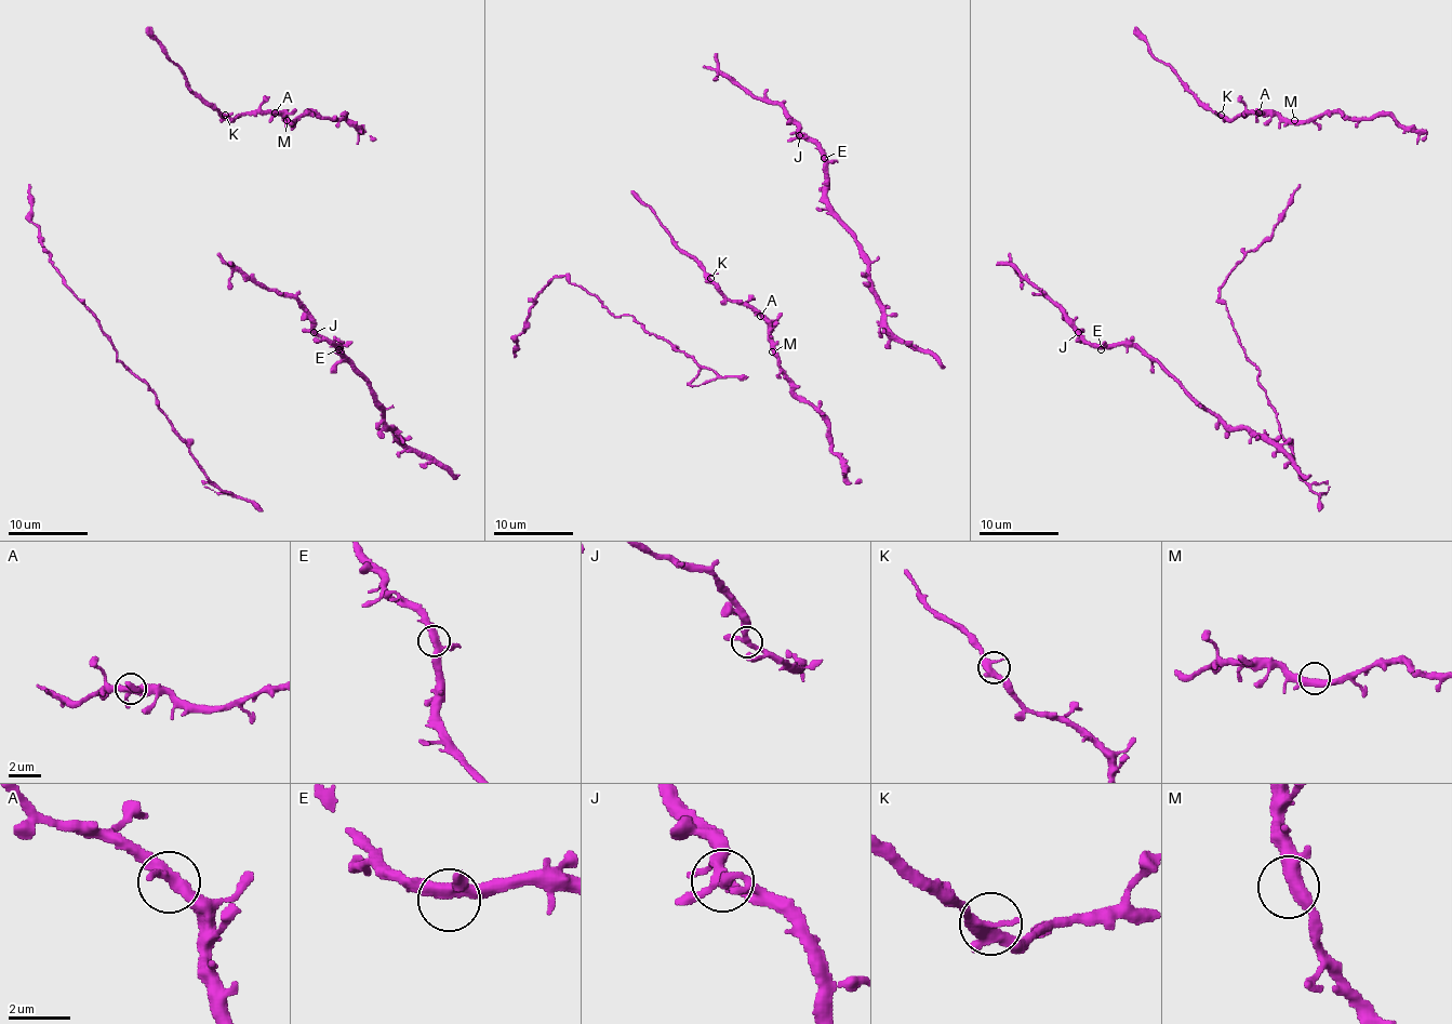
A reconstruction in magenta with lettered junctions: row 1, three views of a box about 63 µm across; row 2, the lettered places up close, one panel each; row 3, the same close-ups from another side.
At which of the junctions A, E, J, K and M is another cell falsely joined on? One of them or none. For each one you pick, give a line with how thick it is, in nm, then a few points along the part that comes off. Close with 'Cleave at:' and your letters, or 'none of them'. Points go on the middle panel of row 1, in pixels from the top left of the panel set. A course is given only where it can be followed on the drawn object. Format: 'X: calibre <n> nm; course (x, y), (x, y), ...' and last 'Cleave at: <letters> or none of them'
Cleave at: none of them

